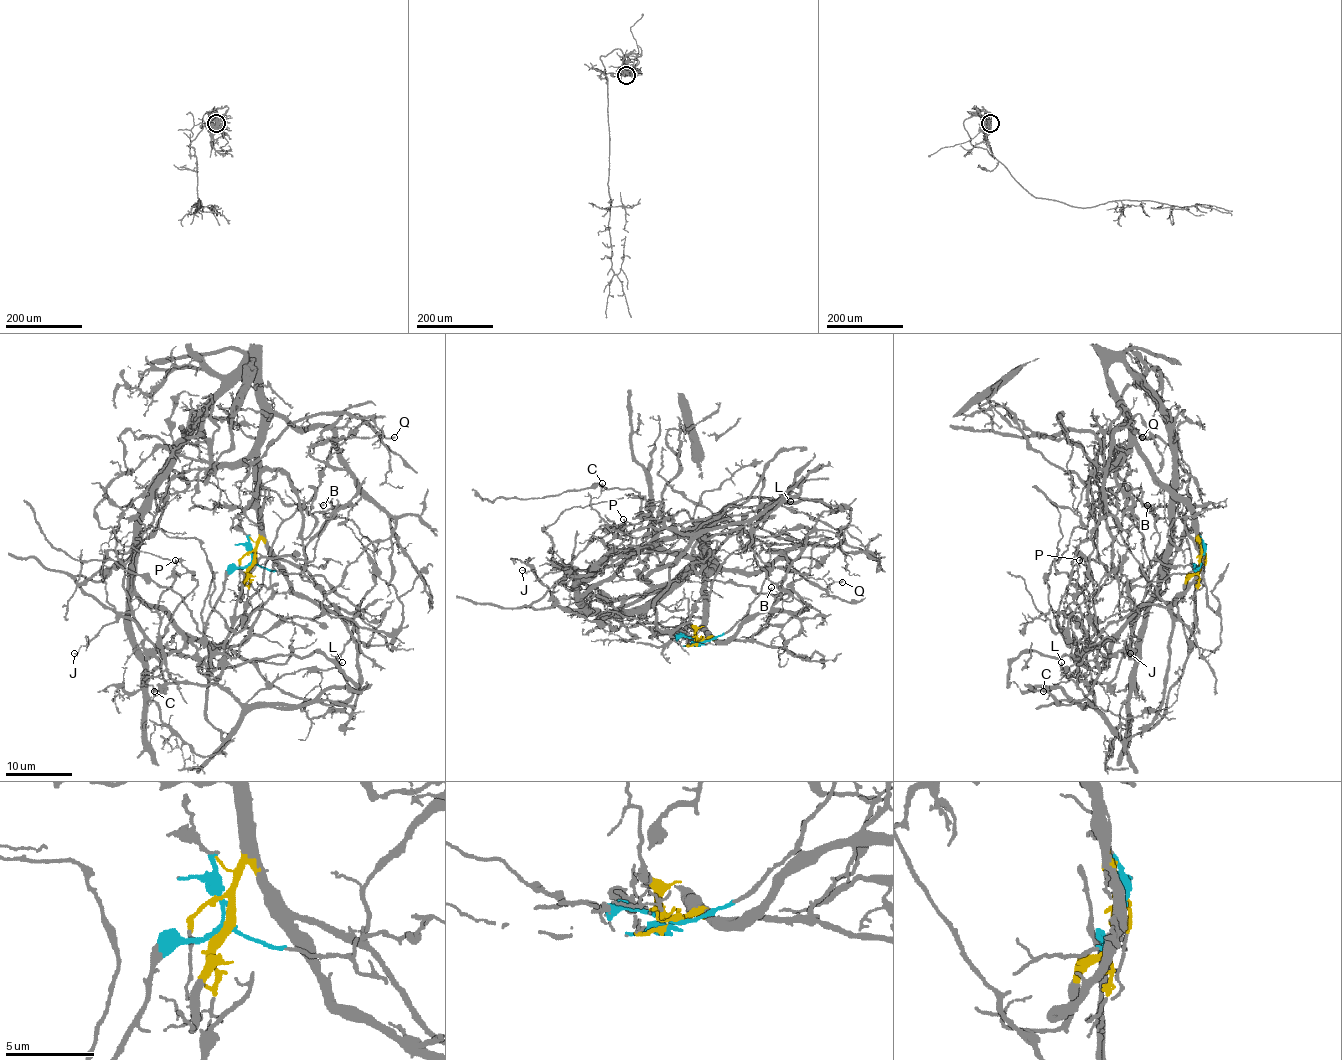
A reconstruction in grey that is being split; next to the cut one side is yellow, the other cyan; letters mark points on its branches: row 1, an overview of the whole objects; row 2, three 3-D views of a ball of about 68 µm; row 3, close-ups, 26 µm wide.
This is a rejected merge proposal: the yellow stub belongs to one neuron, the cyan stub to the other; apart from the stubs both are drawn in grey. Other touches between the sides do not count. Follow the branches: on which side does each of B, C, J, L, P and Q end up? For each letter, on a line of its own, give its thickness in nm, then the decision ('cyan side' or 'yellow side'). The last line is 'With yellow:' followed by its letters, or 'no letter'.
B: 90 nm thick; yellow side
C: 140 nm thick; cyan side
J: 130 nm thick; cyan side
L: 200 nm thick; cyan side
P: 120 nm thick; cyan side
Q: 170 nm thick; yellow side
With yellow: B, Q

